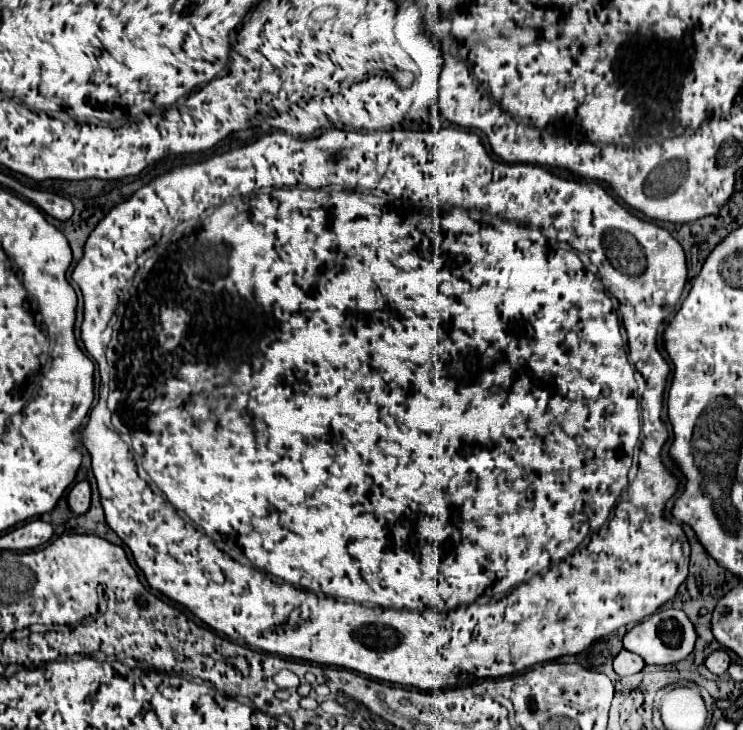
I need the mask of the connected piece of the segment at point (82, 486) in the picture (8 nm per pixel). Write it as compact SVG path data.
M80 481L72 487L72 491L68 493L68 507L74 515L82 515L88 511L88 507L90 507L90 485L88 485L88 481Z

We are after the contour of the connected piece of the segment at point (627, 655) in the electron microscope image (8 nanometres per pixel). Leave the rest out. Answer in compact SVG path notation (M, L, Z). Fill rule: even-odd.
M622 649L616 657L614 657L614 671L618 675L634 675L638 671L642 671L644 667L644 661L640 655L634 655L626 649Z

